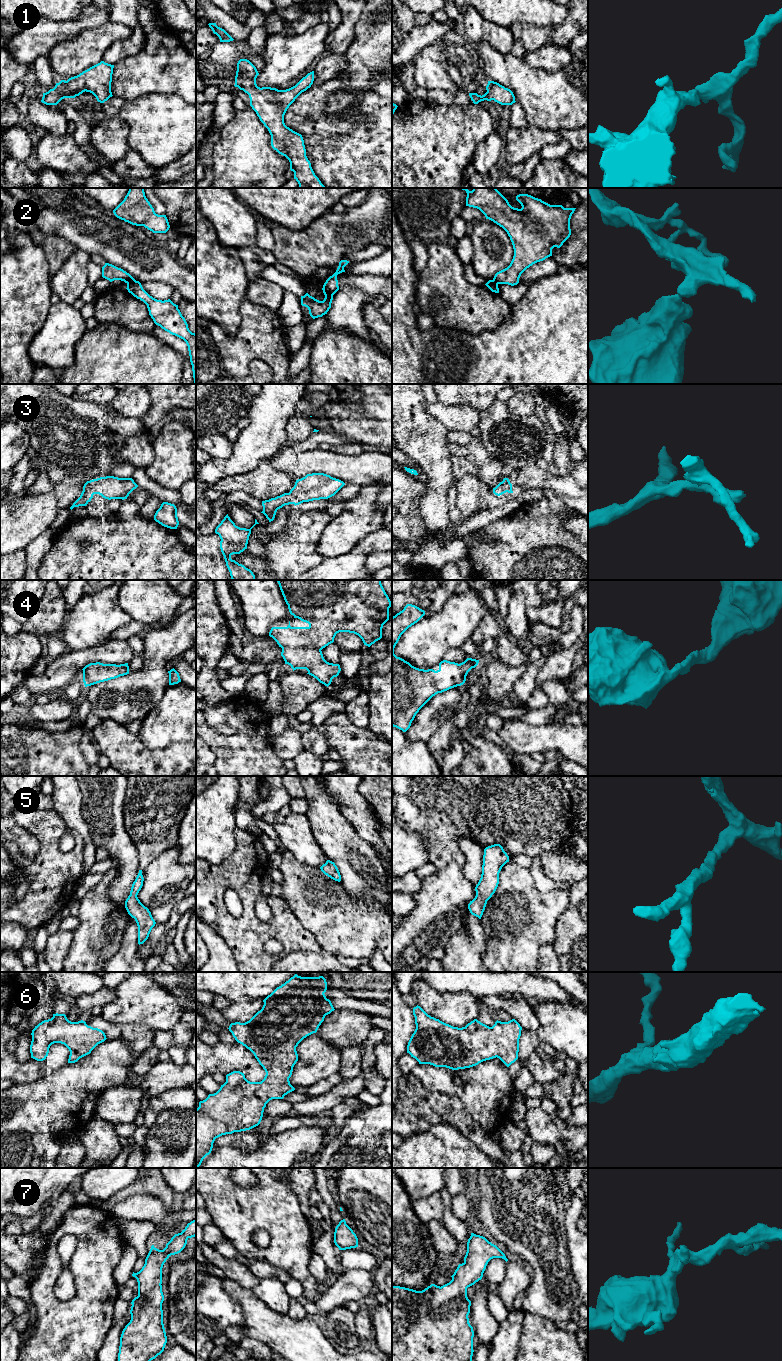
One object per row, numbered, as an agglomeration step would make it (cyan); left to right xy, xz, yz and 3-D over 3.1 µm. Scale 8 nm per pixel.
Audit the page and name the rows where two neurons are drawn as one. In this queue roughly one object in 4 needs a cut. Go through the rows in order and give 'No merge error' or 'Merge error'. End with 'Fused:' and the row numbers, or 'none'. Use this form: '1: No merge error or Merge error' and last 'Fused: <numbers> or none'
1: No merge error
2: Merge error
3: No merge error
4: No merge error
5: No merge error
6: No merge error
7: No merge error
Fused: 2

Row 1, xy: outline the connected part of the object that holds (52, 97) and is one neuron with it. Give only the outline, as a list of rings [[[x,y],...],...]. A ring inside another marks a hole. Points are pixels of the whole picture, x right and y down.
[[[101,61],[67,81],[61,80],[53,89],[43,93],[41,102],[57,105],[64,98],[75,98],[83,92],[92,93],[98,102],[104,103],[110,97],[114,65]]]

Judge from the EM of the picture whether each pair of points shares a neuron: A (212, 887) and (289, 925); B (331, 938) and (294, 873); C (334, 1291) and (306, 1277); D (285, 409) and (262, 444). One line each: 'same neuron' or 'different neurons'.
A: same neuron
B: same neuron
C: different neurons
D: same neuron

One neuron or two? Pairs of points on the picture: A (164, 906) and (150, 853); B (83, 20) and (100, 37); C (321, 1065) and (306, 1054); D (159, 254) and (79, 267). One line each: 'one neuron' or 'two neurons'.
A: two neurons
B: two neurons
C: one neuron
D: two neurons

